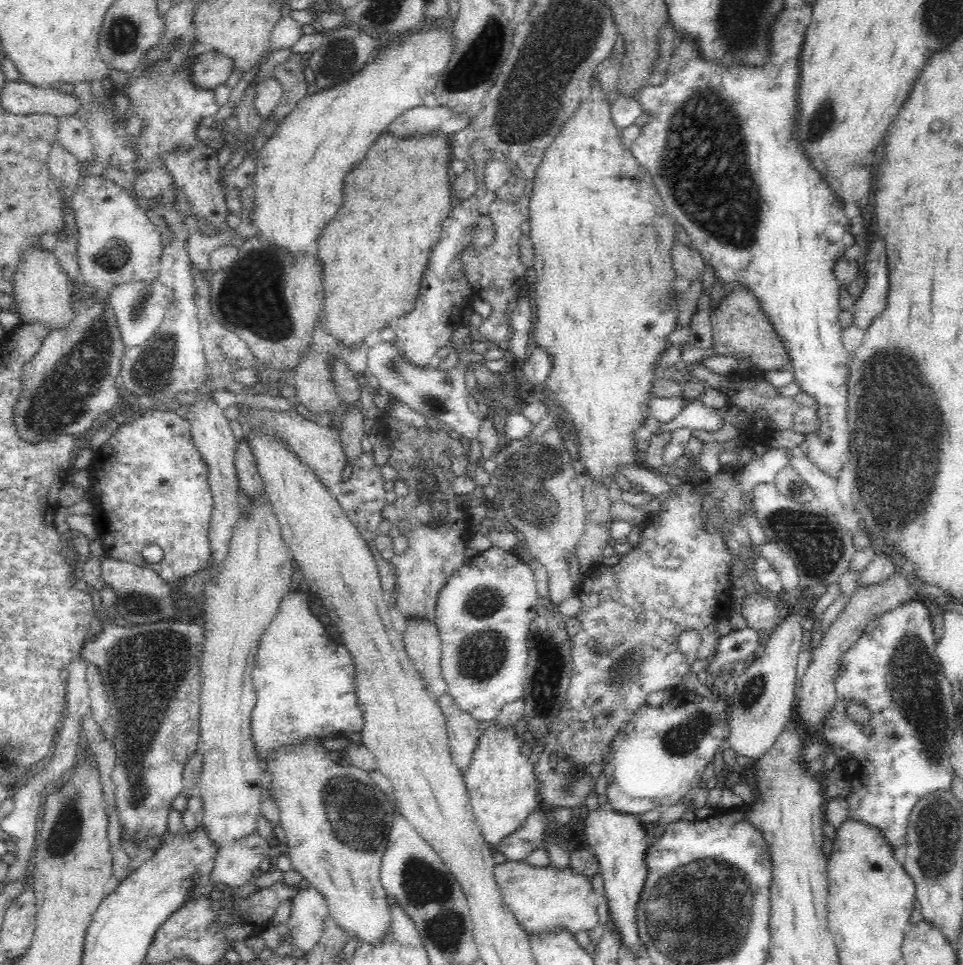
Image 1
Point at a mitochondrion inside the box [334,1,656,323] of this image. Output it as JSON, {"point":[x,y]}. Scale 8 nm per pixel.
{"point":[523,106]}

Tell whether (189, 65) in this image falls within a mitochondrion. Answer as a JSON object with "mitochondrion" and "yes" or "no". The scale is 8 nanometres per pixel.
{"mitochondrion":"no"}

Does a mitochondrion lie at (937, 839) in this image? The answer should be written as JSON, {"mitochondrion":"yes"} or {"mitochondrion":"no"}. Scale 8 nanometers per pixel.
{"mitochondrion":"yes"}

